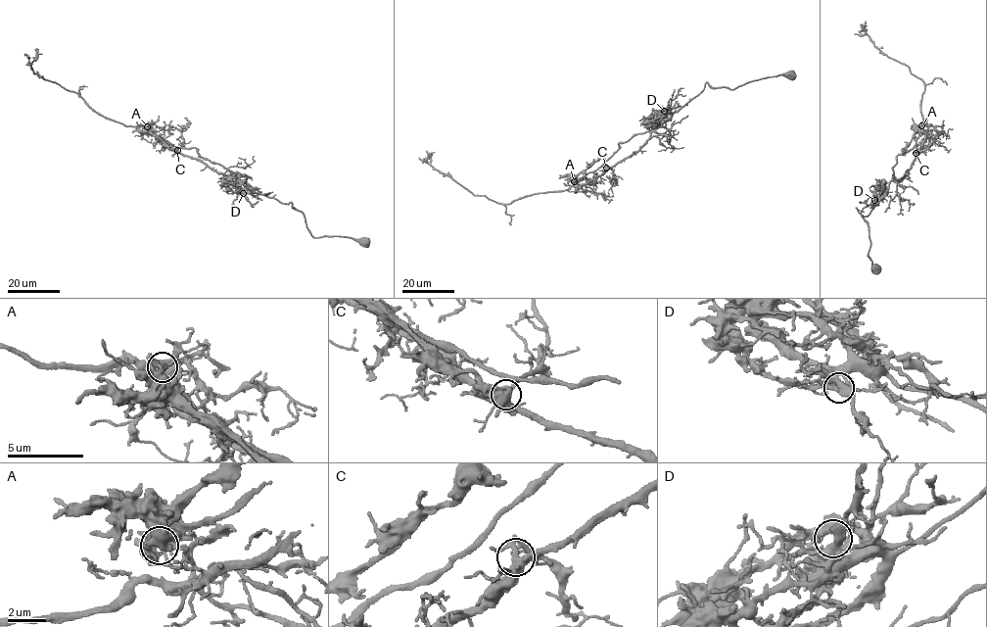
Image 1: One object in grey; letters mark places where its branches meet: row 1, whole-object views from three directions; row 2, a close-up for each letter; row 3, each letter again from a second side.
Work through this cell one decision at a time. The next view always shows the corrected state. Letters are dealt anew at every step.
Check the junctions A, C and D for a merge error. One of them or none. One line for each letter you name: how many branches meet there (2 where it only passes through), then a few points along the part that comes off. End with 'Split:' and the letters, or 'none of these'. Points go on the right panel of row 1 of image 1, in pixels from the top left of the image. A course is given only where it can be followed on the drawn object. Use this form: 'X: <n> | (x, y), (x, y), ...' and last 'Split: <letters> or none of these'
A: 6 | (921, 125), (927, 125), (919, 105), (923, 83), (907, 66), (877, 49), (863, 28), (866, 22)
Split: A

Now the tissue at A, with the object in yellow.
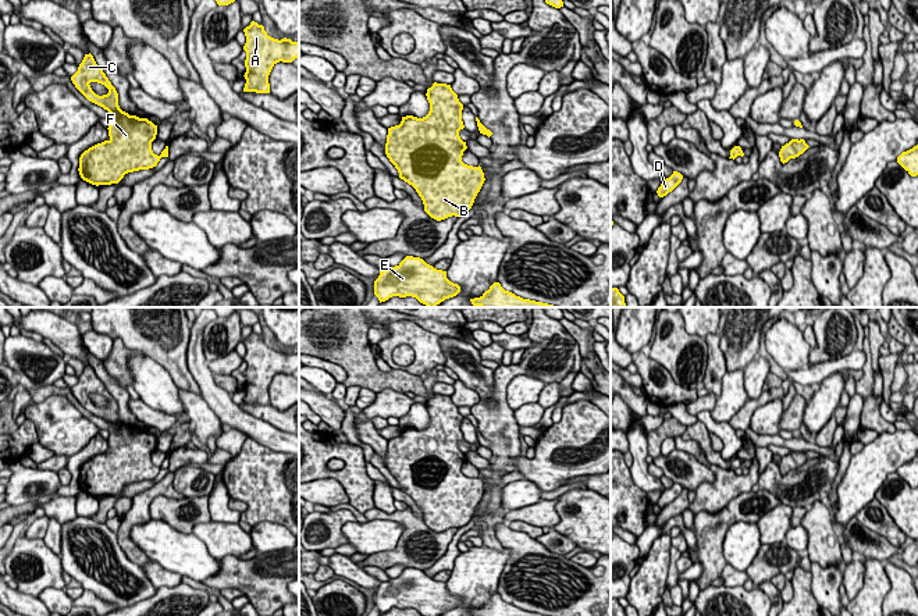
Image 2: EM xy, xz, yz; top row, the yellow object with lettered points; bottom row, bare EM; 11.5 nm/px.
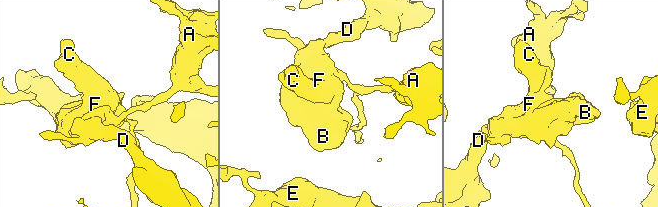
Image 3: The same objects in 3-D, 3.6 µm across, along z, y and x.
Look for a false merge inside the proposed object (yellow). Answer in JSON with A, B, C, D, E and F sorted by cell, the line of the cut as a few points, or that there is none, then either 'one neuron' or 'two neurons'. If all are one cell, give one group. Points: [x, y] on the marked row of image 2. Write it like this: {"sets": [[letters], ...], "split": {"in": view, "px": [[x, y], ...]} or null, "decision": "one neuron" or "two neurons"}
{"sets": [["A", "E"], ["B", "C", "D", "F"]], "split": {"in": "yz", "px": [[732, 150], [742, 153]]}, "decision": "two neurons"}

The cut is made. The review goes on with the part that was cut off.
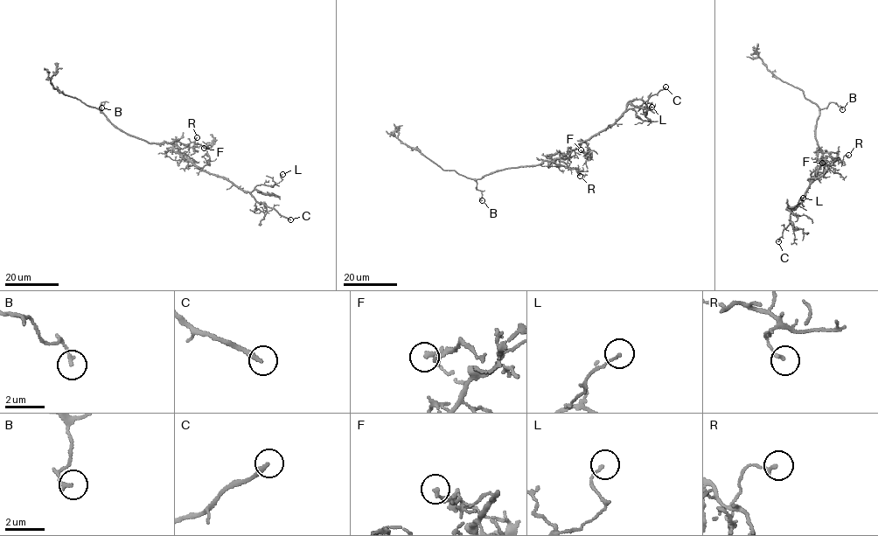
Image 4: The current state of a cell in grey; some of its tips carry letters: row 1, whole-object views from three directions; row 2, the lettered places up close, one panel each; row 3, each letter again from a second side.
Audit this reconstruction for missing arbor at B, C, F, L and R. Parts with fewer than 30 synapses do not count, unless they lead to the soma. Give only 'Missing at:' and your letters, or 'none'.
Missing at: C

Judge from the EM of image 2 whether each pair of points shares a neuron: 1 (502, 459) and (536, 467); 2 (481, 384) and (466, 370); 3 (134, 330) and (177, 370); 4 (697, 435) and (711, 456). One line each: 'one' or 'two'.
1: two
2: one
3: one
4: one

